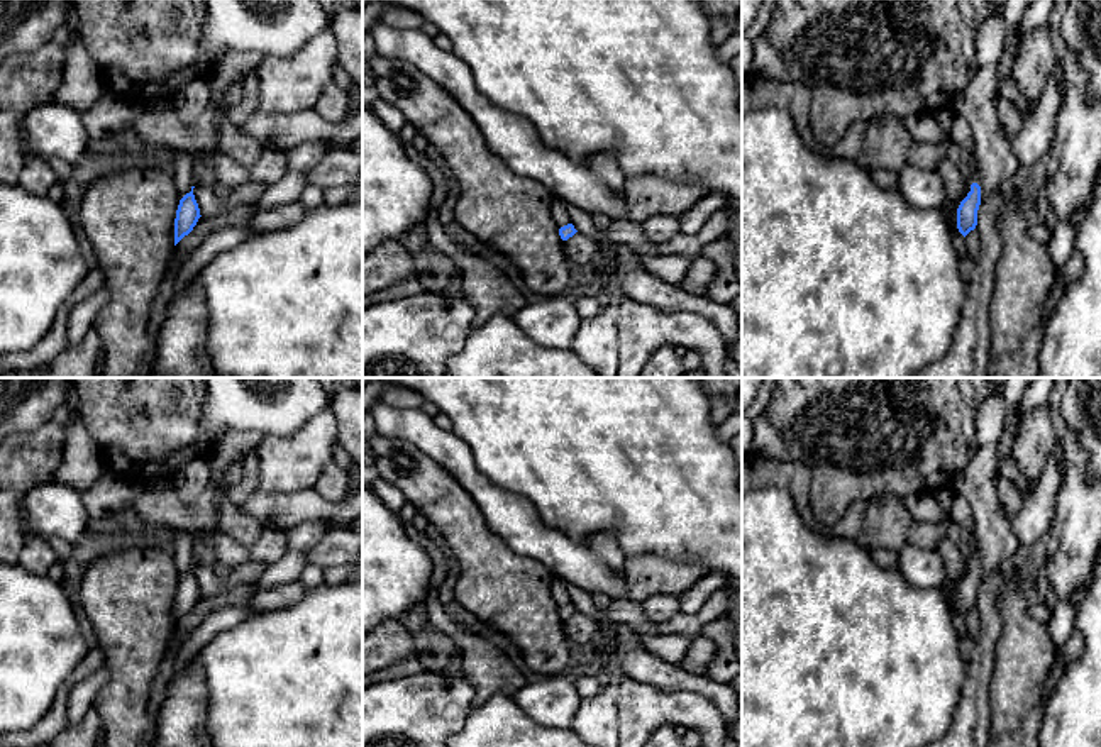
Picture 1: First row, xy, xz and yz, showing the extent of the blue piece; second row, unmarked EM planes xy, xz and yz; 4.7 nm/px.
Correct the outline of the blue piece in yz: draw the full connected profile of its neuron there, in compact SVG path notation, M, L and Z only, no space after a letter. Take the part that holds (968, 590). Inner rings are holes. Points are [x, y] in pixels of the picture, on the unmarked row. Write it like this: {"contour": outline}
{"contour": "M974 551L971 559L971 571L957 588L957 608L965 617L977 605L977 589L981 584L981 552Z"}

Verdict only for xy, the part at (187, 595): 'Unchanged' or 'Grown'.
Unchanged

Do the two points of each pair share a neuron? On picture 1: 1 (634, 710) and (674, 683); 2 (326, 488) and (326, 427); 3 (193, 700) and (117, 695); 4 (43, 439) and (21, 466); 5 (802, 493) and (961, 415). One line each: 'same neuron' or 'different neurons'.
1: different neurons
2: different neurons
3: different neurons
4: same neuron
5: different neurons

